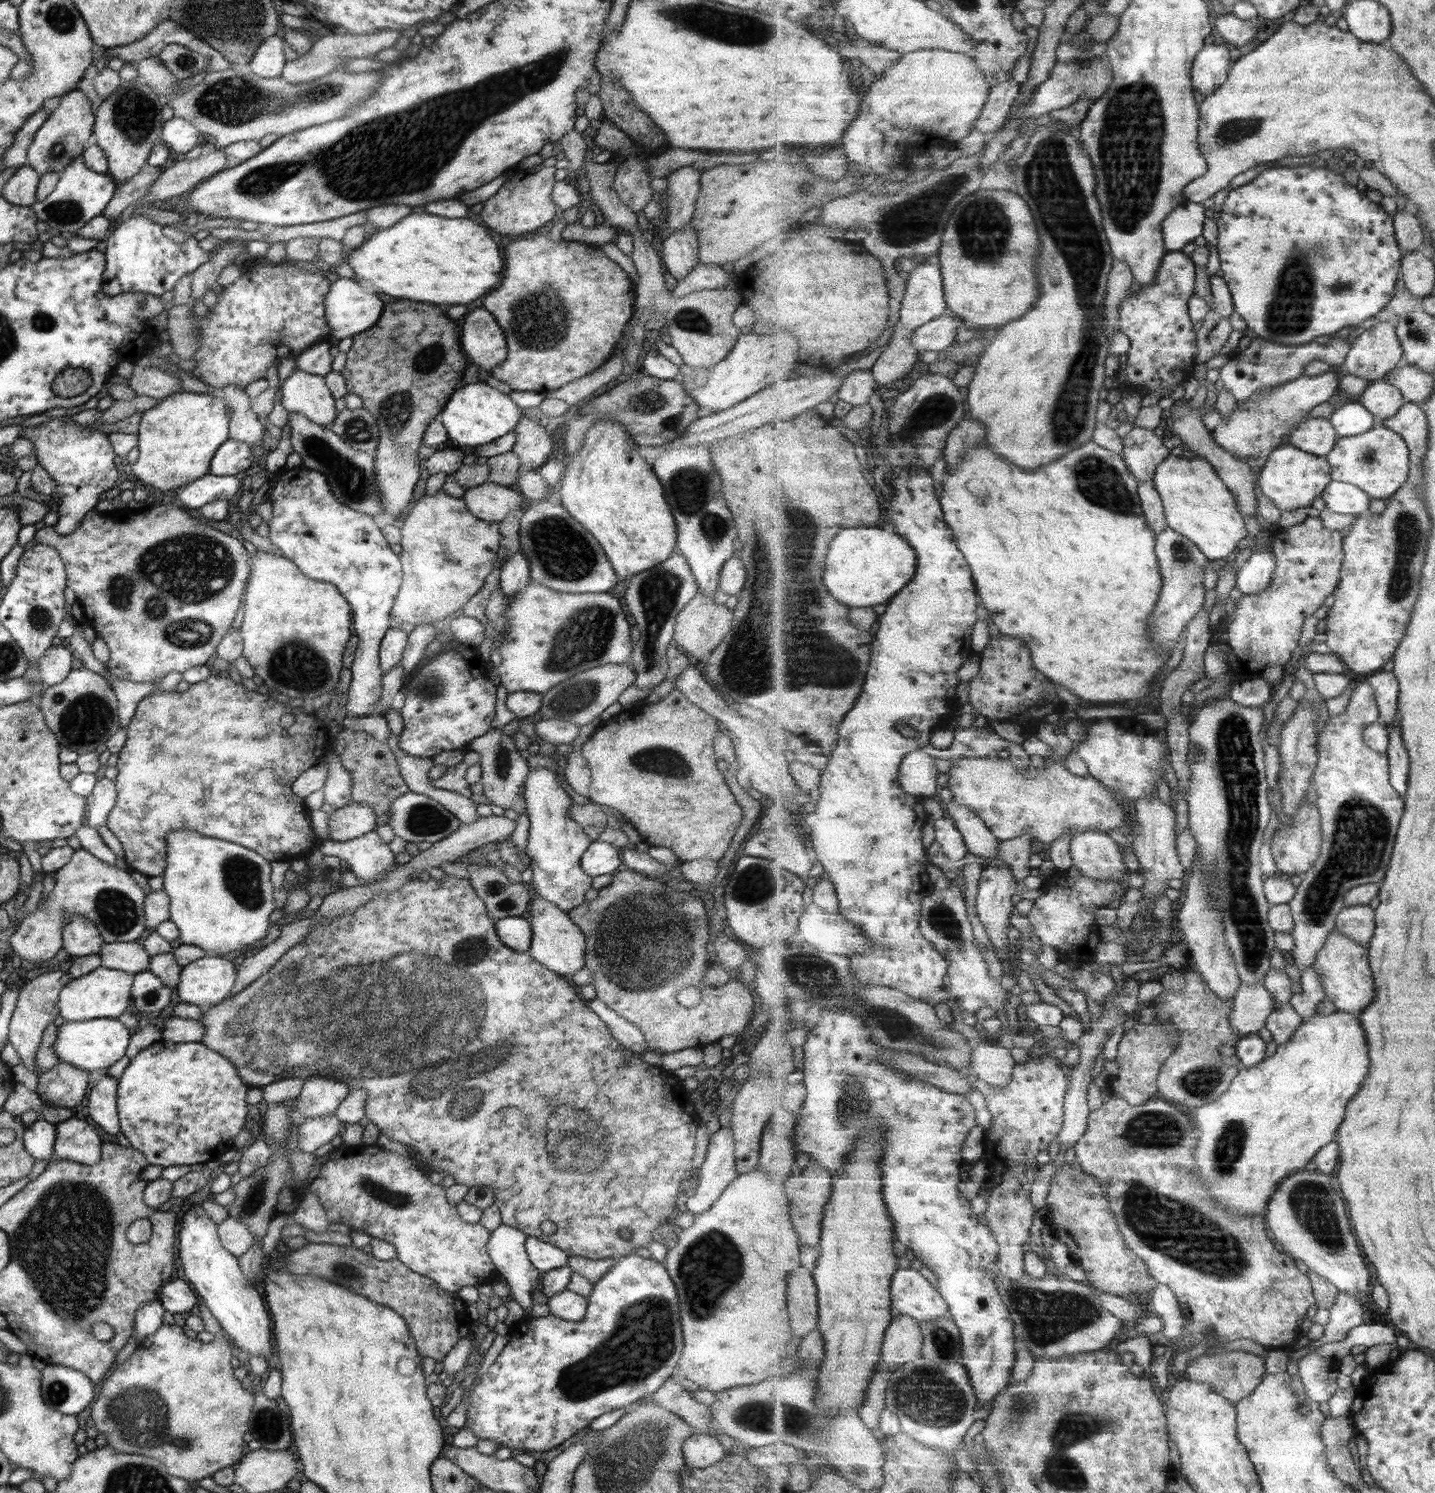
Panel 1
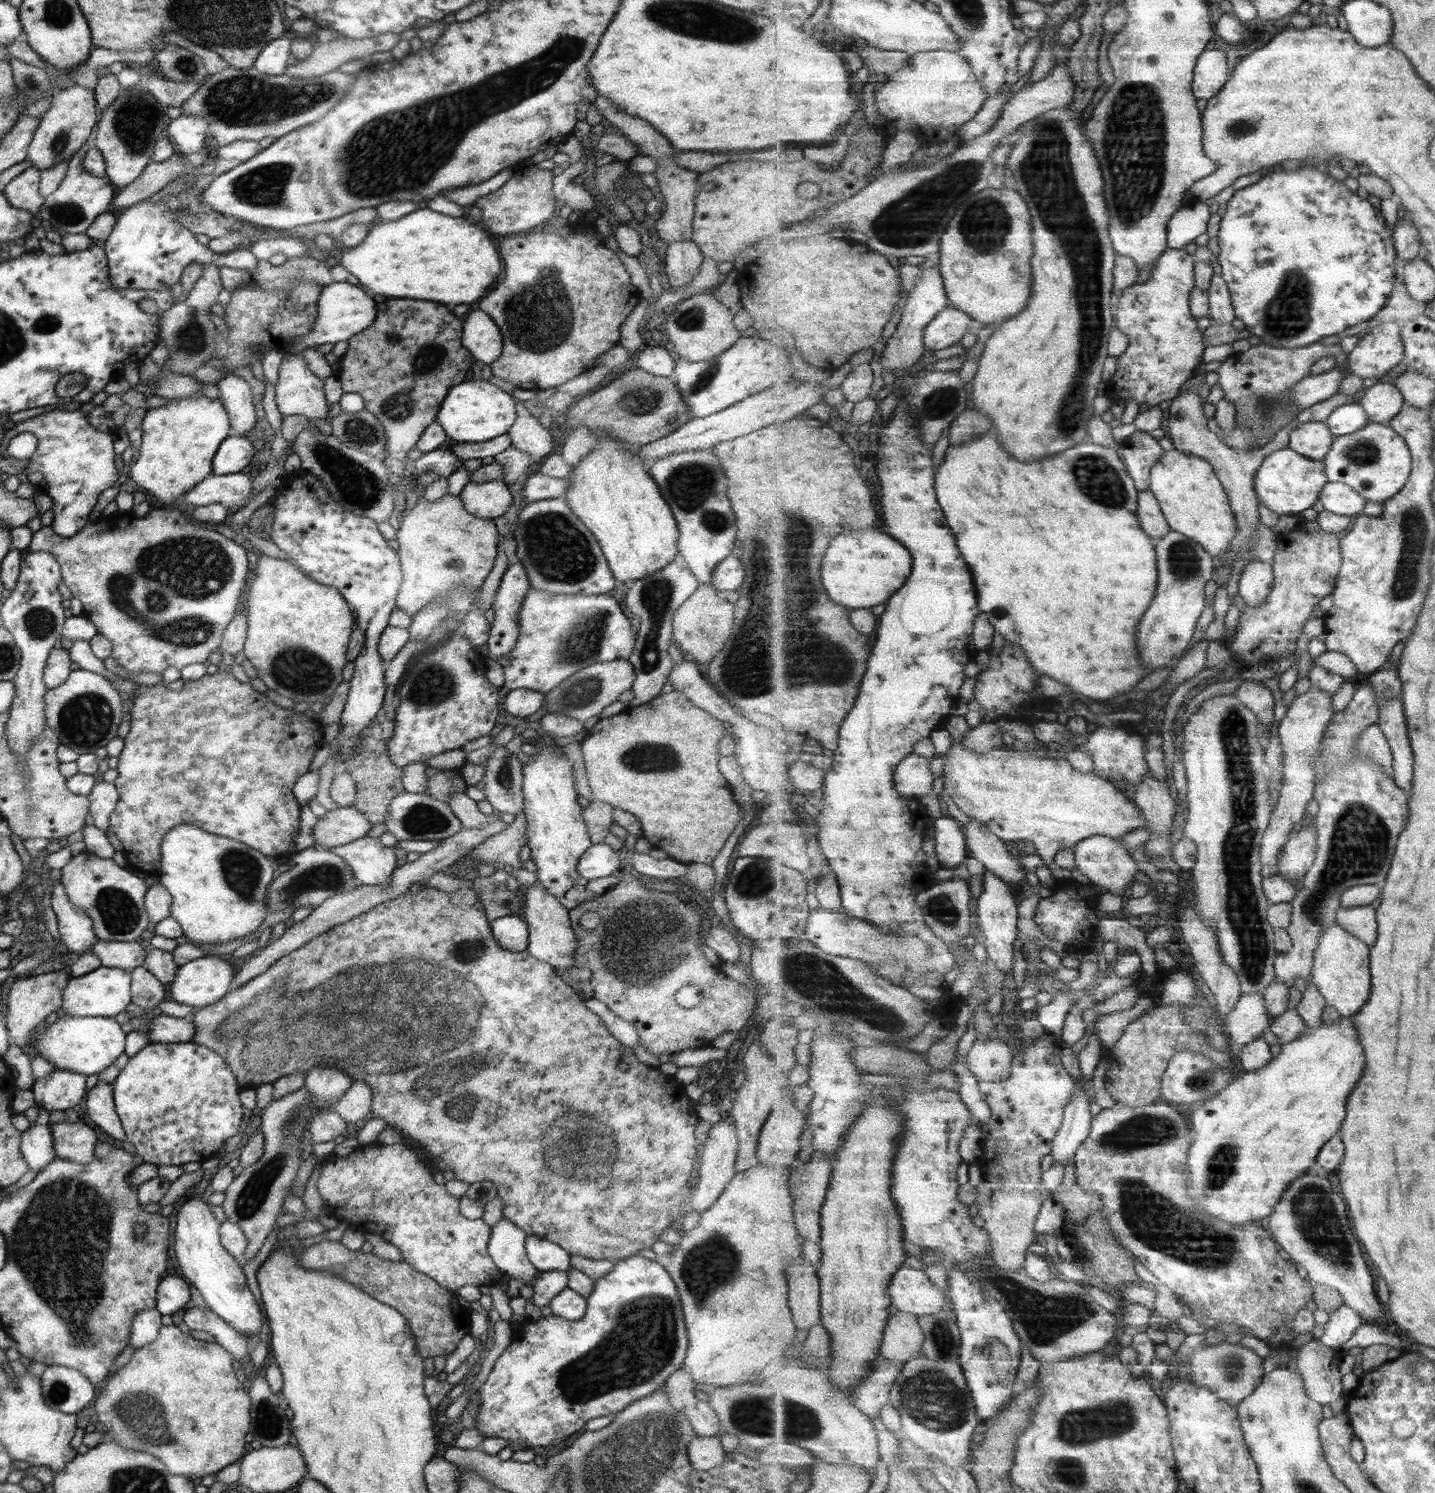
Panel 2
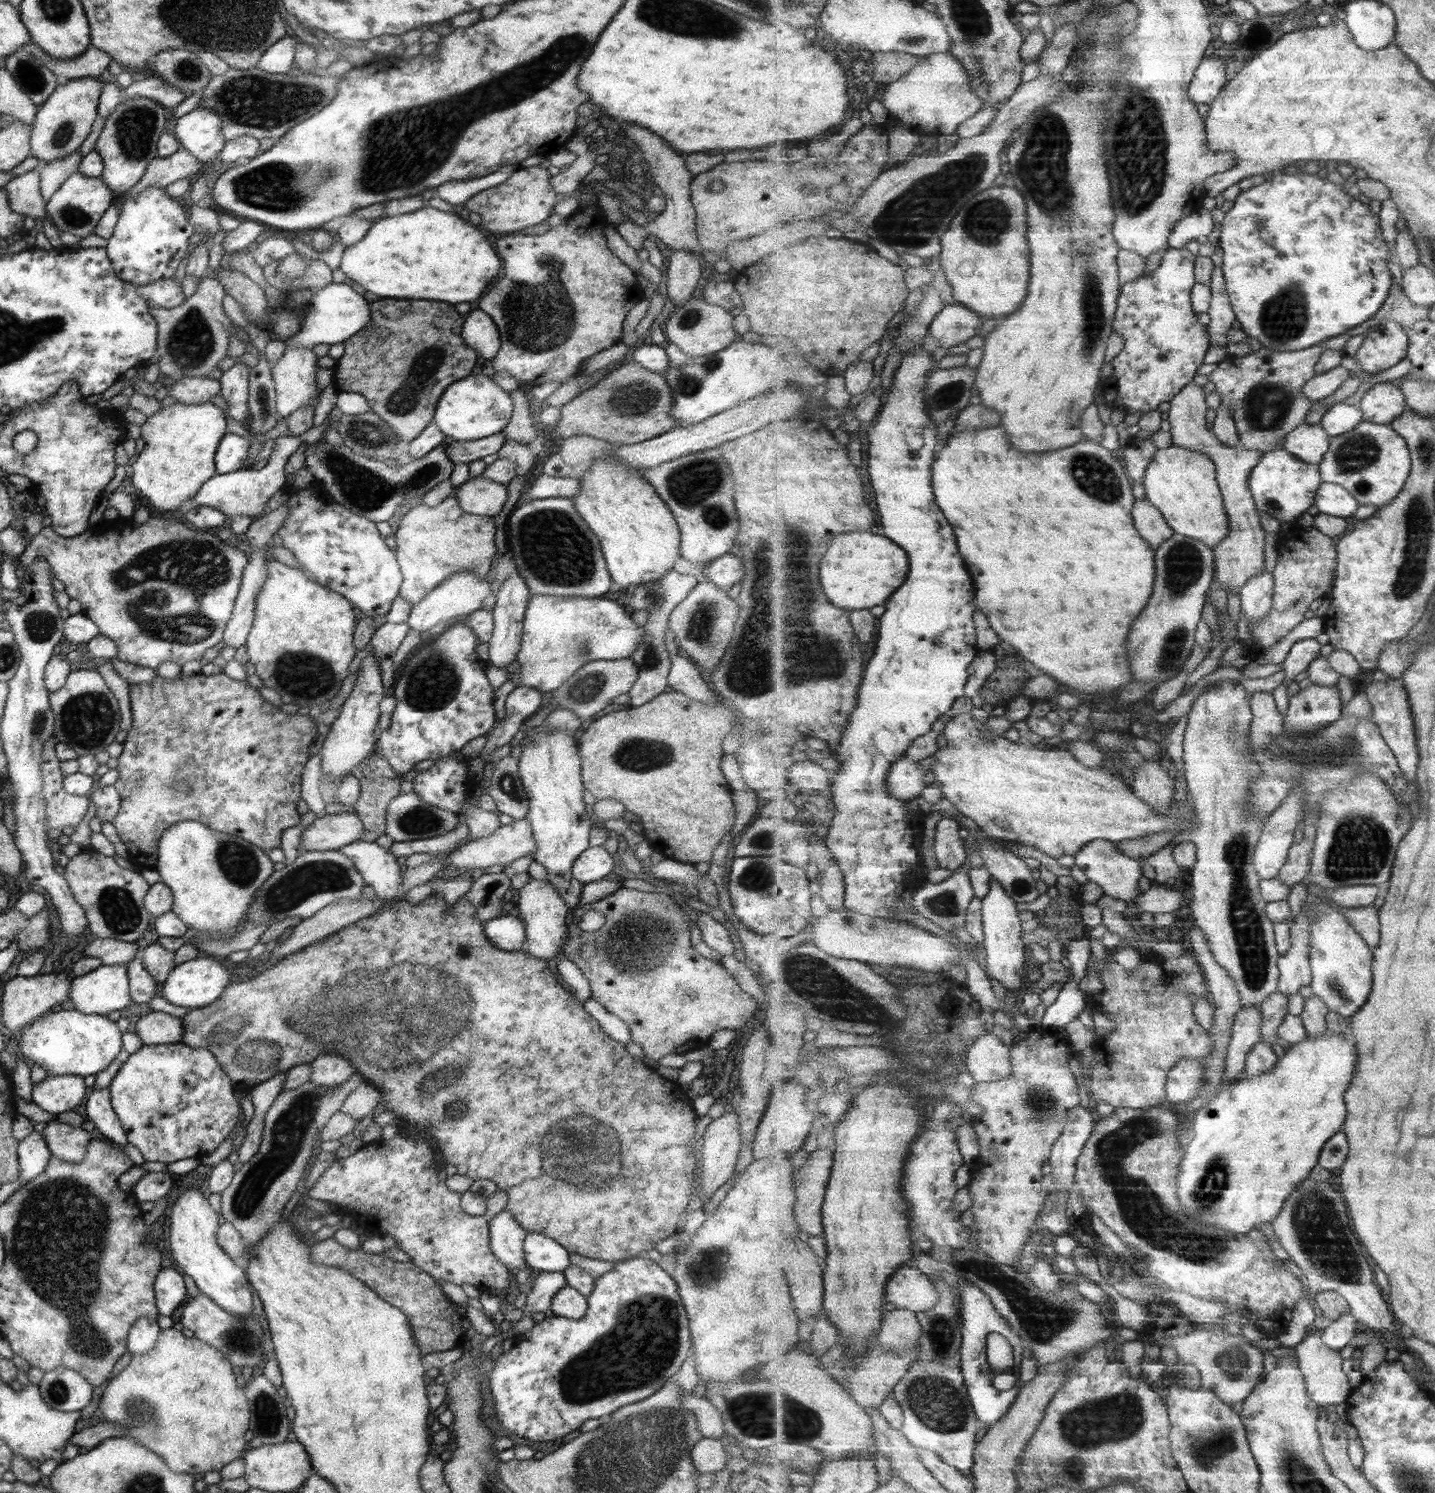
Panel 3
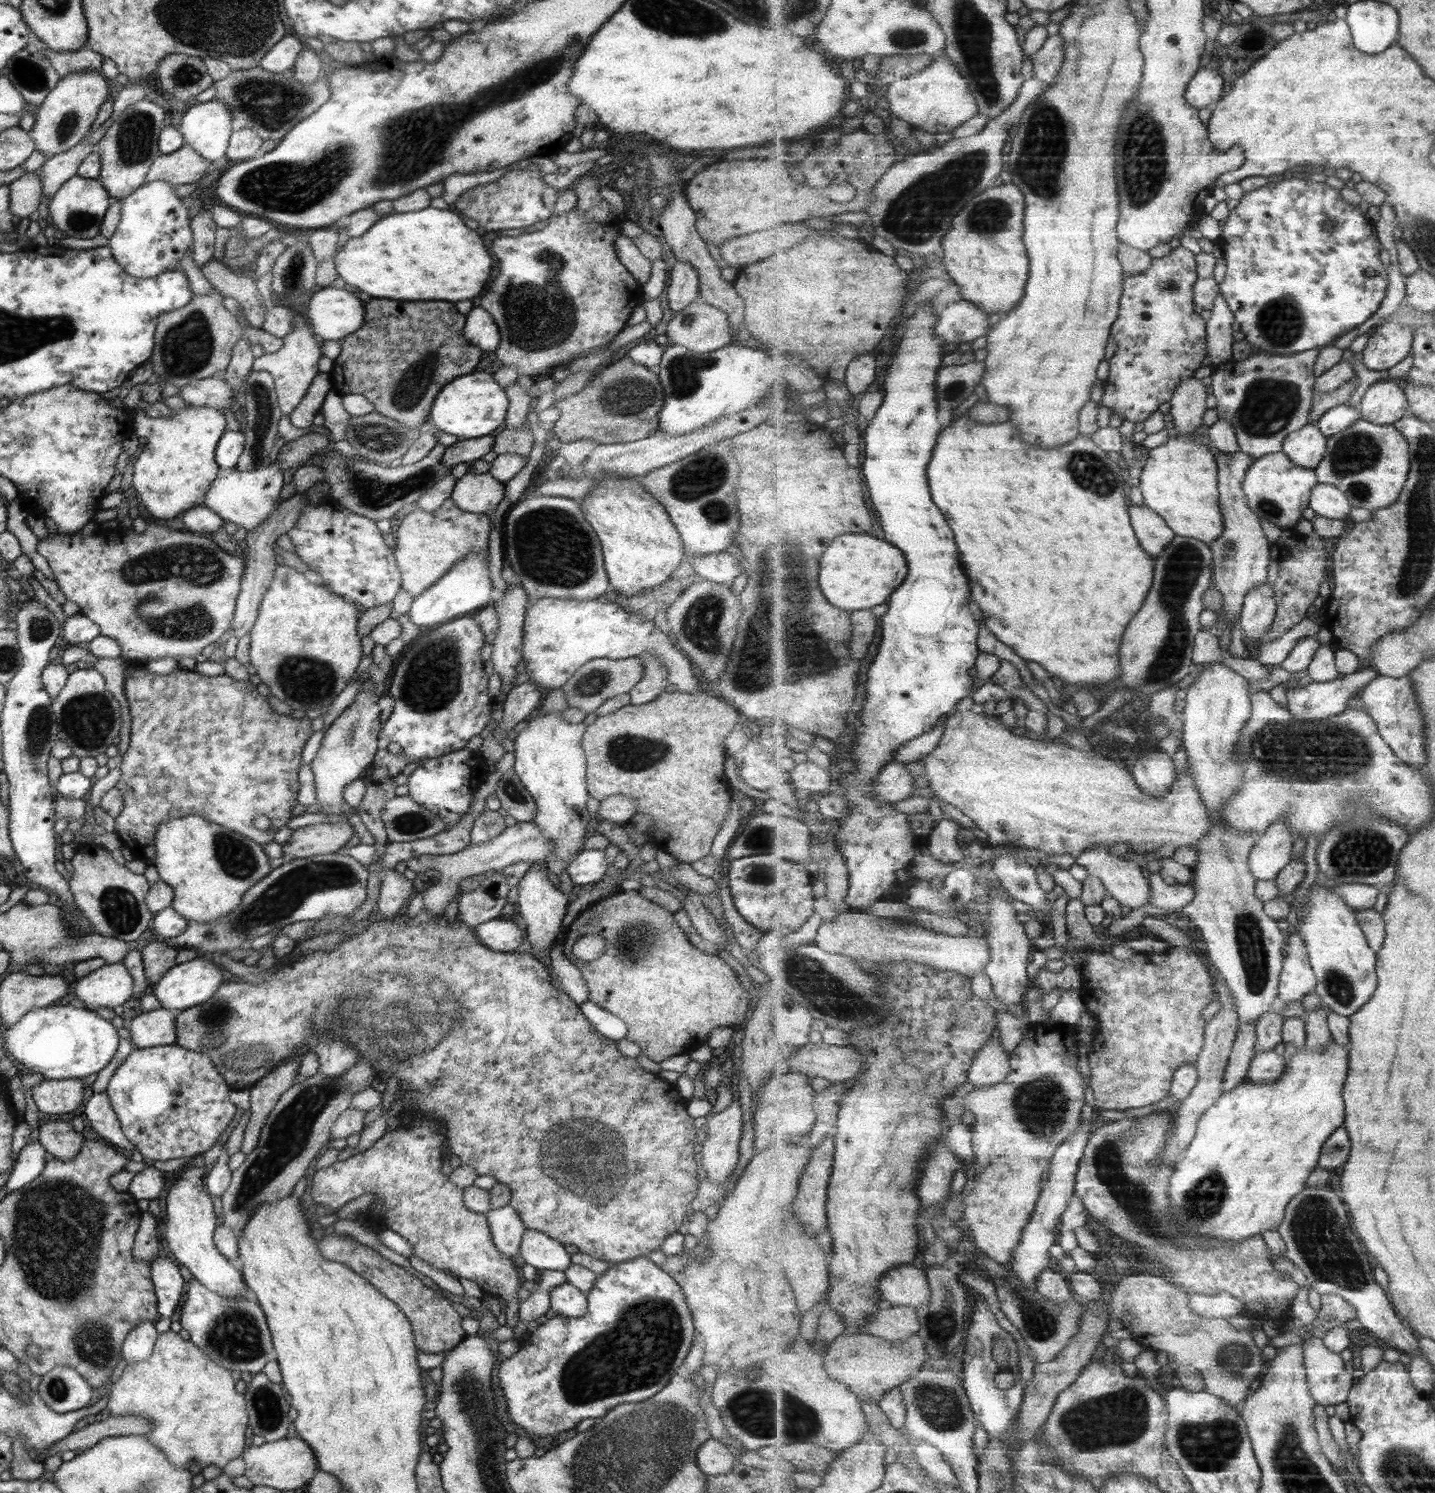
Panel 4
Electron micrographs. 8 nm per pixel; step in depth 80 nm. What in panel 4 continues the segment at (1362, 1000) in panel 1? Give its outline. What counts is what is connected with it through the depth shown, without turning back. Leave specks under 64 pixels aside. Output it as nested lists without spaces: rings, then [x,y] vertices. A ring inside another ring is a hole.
[[[1321,880],[1311,884],[1303,907],[1305,910],[1308,908],[1309,912],[1303,916],[1302,923],[1295,924],[1295,929],[1304,938],[1312,968],[1318,977],[1316,993],[1331,1010],[1350,1017],[1369,1003],[1377,990],[1378,952],[1371,948],[1366,933],[1355,916],[1356,911],[1335,893],[1323,885]]]

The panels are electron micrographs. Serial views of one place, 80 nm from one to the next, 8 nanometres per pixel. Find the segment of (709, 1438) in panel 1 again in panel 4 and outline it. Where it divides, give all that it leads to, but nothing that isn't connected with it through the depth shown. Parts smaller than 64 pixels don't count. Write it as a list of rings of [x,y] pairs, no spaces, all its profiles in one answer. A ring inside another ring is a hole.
[[[718,1439],[705,1440],[695,1454],[697,1468],[709,1476],[727,1474],[736,1462],[744,1456],[739,1452],[732,1452],[729,1447],[719,1443]]]

